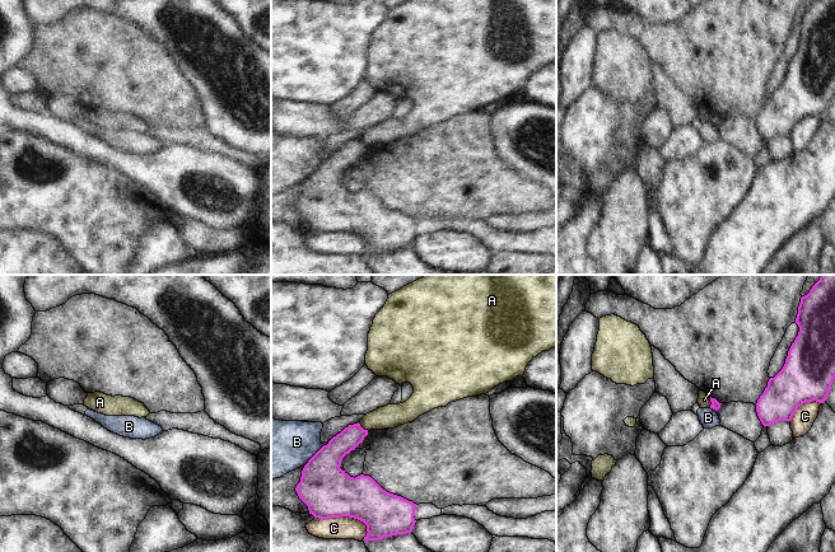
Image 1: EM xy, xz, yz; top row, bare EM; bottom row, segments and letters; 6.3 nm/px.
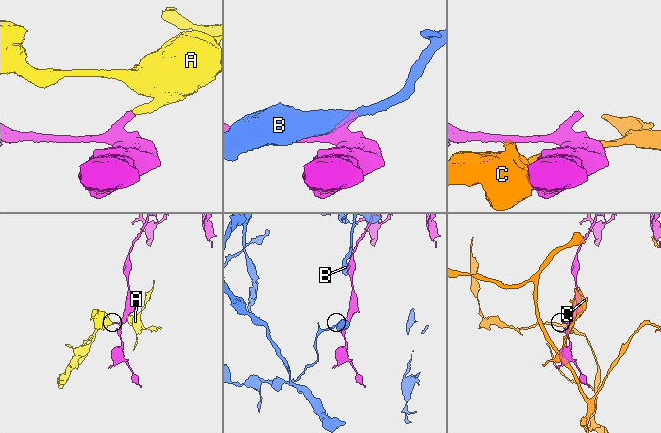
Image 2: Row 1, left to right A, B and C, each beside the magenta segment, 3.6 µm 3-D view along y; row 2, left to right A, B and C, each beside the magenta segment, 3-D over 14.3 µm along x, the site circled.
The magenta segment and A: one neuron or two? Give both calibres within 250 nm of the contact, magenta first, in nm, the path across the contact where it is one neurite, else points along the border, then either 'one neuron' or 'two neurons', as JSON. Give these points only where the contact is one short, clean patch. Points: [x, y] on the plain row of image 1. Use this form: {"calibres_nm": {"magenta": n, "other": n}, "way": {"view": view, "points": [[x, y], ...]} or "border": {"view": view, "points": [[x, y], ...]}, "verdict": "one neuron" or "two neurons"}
{"calibres_nm": {"magenta": 140, "other": 150}, "border": {"view": "xz", "points": [[358, 138], [368, 145]]}, "verdict": "two neurons"}

